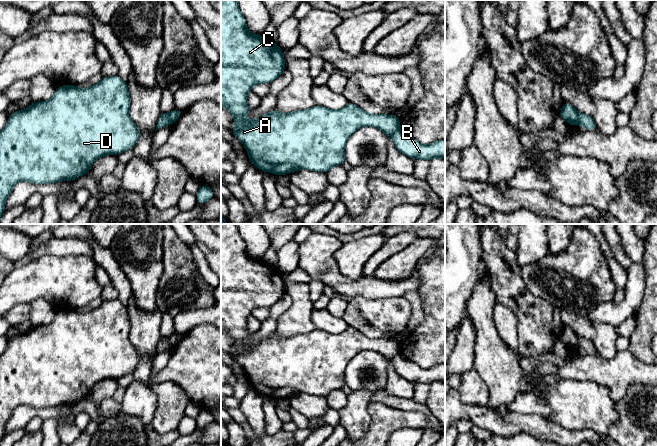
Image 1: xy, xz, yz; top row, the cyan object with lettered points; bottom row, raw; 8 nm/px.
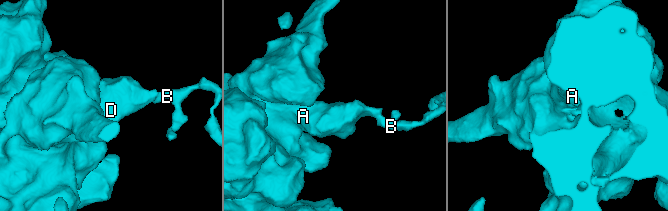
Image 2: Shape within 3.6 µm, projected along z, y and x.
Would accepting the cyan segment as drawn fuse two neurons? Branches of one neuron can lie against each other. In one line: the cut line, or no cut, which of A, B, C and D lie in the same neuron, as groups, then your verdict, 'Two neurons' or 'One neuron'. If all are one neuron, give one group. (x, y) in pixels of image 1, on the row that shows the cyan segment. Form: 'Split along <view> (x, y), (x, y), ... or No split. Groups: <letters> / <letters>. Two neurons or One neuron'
Split along xy (169, 113), (171, 123). Groups: A C D / B. Two neurons

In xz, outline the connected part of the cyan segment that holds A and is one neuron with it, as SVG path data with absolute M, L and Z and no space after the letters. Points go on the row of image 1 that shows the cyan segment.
M221 0L221 107L234 115L232 132L244 144L250 162L261 171L284 175L304 168L327 173L332 167L342 165L346 142L361 127L378 128L387 136L400 130L399 117L369 114L353 103L340 110L315 105L306 110L283 114L274 109L258 119L245 120L243 117L251 111L247 95L252 87L272 82L285 69L281 47L262 35L248 31L237 0Z

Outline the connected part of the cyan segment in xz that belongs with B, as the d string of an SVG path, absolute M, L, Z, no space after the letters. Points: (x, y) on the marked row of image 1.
M400 129L391 135L399 152L412 158L430 161L434 158L445 160L445 140L439 140L429 145L423 145L414 138L404 134Z

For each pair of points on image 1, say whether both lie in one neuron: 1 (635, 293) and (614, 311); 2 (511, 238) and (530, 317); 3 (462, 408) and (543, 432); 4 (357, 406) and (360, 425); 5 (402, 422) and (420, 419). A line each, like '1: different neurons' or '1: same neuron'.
1: same neuron
2: different neurons
3: same neuron
4: same neuron
5: same neuron

